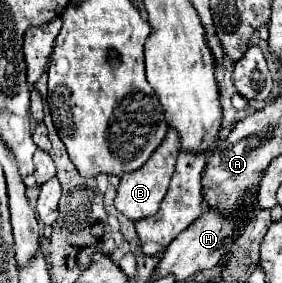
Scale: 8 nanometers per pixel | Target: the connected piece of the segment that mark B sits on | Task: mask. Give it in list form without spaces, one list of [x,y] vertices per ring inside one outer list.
[[[169,129],[163,143],[155,149],[155,153],[149,157],[149,161],[143,167],[139,167],[133,173],[121,175],[121,183],[117,187],[117,197],[115,197],[115,207],[125,217],[129,217],[131,221],[137,221],[143,217],[151,217],[159,209],[167,181],[169,181],[169,175],[173,173],[173,167],[175,167],[177,153],[179,153],[179,135],[177,135],[177,131]]]

